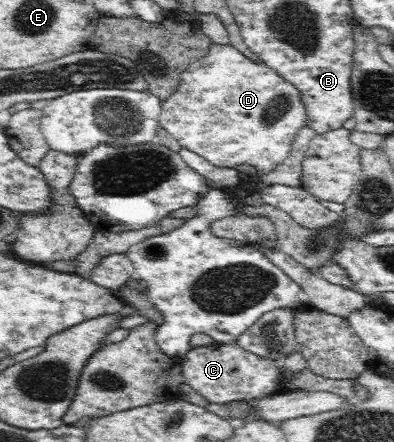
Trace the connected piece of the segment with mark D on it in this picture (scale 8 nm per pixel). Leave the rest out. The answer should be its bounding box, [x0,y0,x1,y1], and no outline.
[159,42,308,176]

